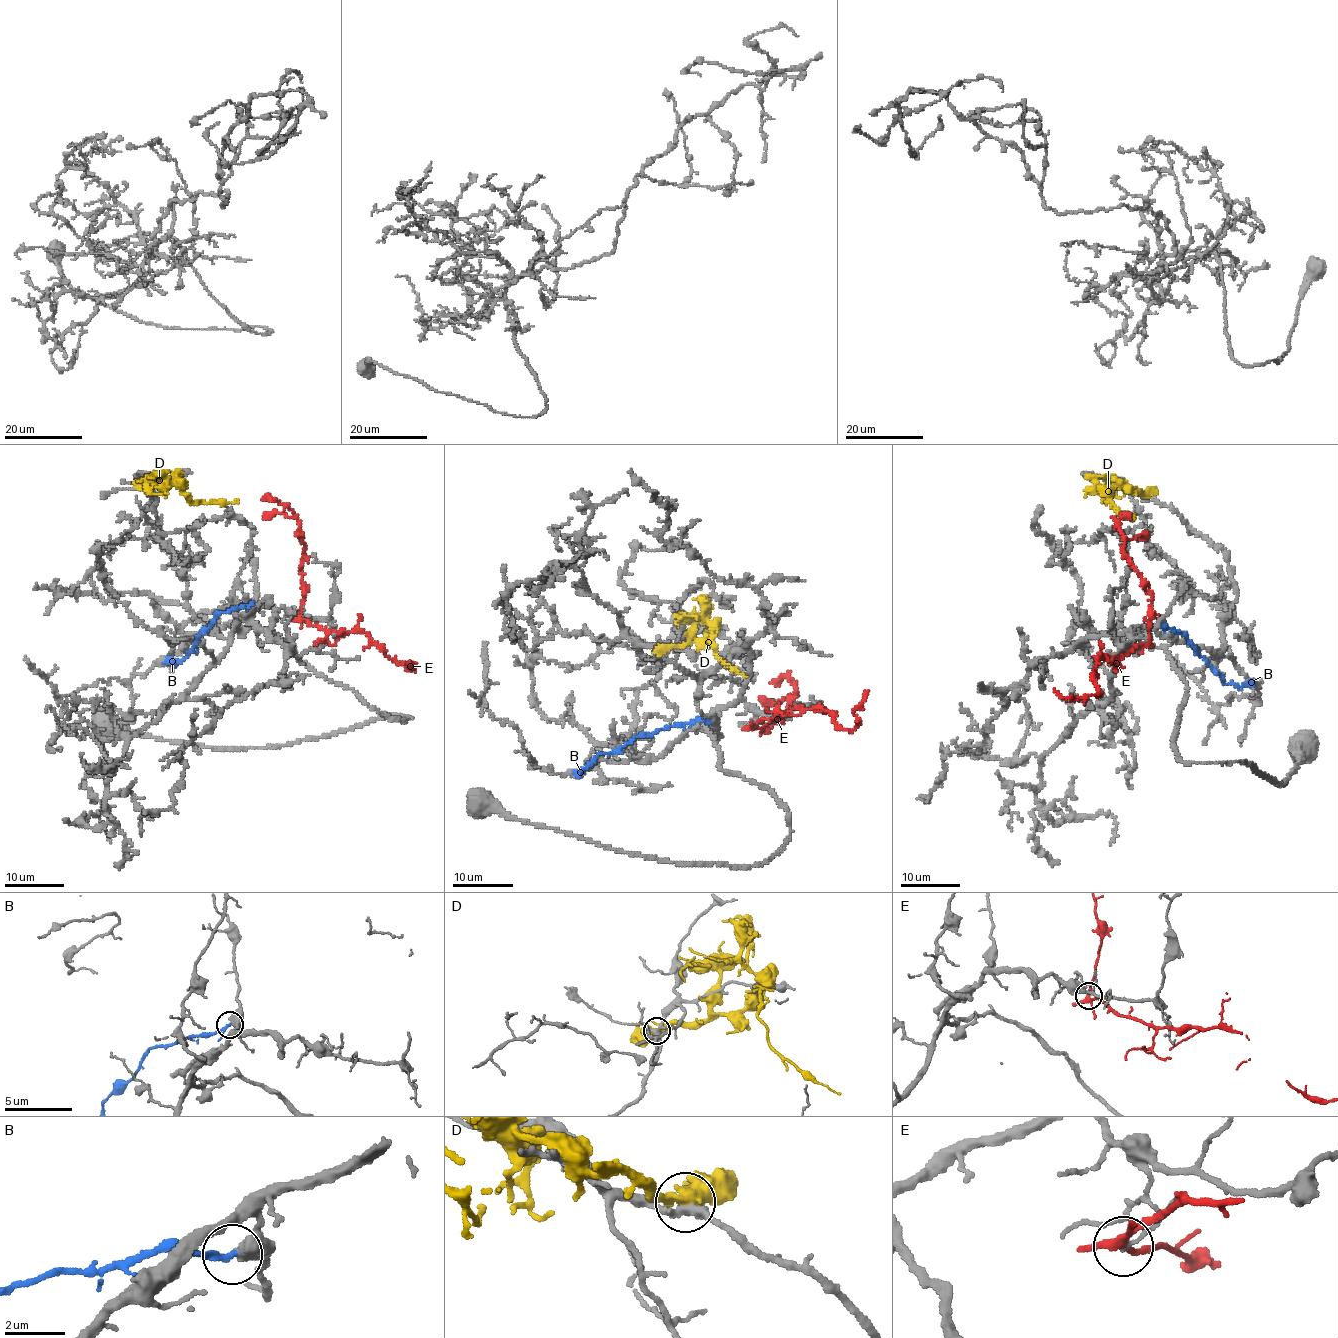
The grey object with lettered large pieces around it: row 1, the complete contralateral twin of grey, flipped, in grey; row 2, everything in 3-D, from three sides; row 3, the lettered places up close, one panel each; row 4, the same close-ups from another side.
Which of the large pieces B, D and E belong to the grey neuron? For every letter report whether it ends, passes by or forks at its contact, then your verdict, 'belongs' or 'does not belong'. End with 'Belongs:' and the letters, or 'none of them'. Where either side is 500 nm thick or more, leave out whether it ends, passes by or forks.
B: it passes by | does not belong
D: it forks | does not belong
E: it forks | does not belong
Belongs: none of them

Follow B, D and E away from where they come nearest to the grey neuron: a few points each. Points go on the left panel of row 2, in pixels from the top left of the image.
B: (253, 603), (220, 611), (180, 661), (175, 665), (168, 659)
D: (144, 487), (173, 476), (191, 502), (238, 500)
E: (299, 617), (336, 632), (364, 632), (398, 662), (413, 665), (406, 668), (409, 670), (410, 662)

